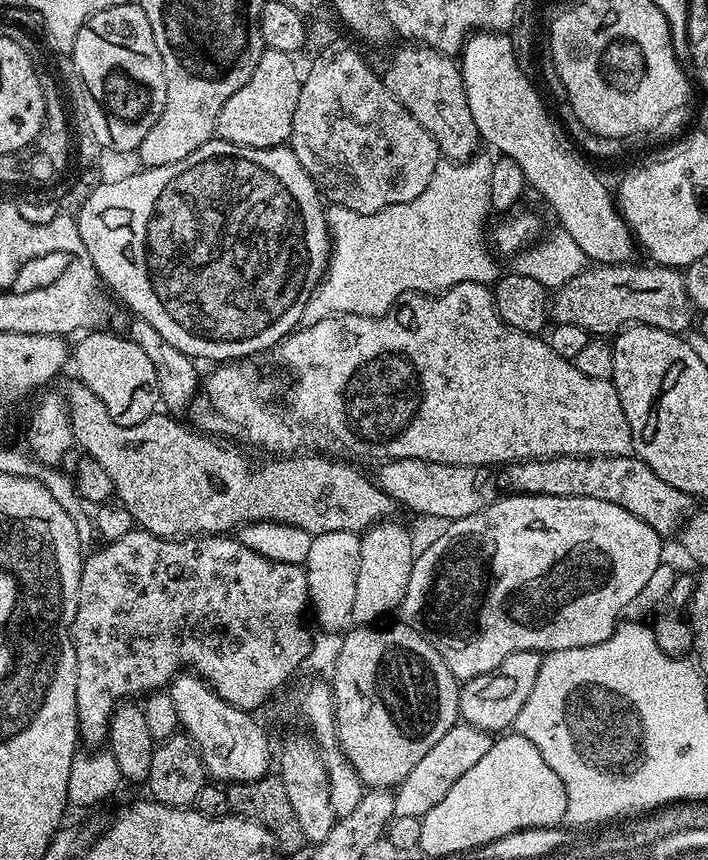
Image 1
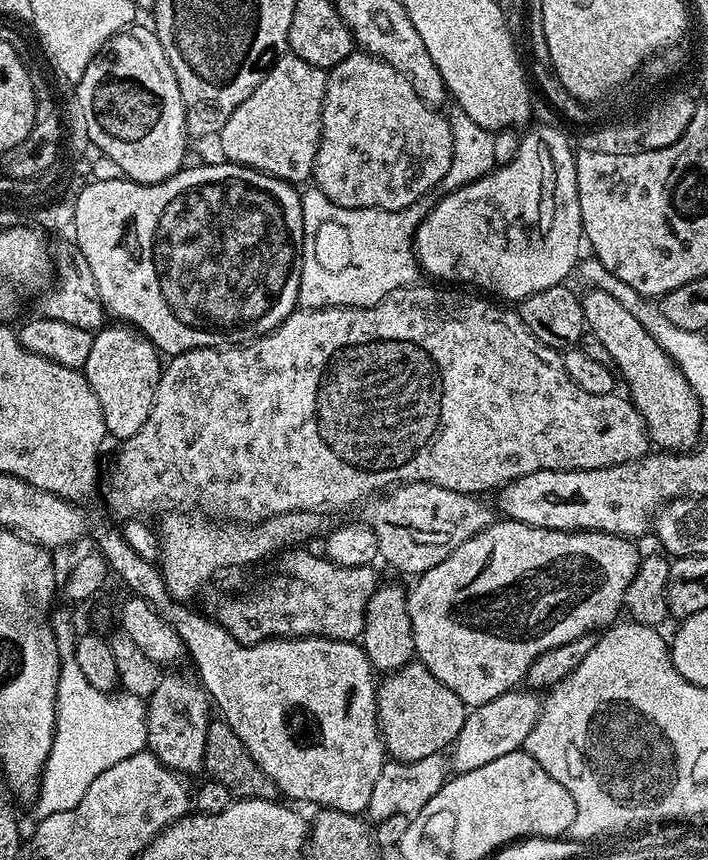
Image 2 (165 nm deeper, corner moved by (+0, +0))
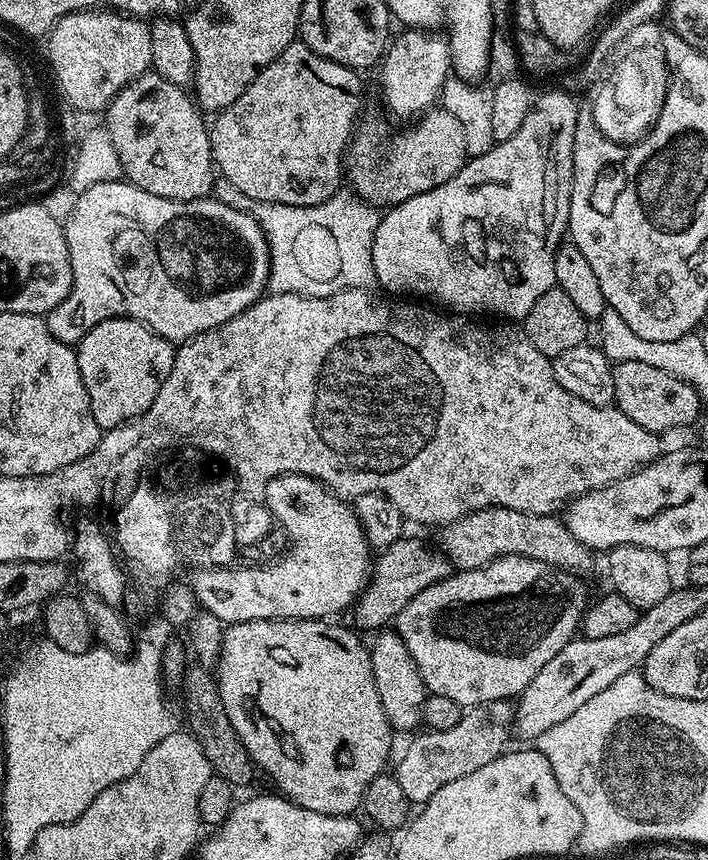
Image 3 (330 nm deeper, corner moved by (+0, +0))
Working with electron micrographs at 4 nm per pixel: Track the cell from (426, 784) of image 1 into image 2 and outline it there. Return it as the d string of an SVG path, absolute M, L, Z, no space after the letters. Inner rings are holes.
M513 690L486 702L482 706L471 709L464 717L464 725L458 734L455 744L451 745L450 768L453 773L478 770L478 766L486 766L486 762L494 762L494 758L502 758L502 754L519 752L524 747L530 730L534 730L534 722L538 722L542 700L535 691Z

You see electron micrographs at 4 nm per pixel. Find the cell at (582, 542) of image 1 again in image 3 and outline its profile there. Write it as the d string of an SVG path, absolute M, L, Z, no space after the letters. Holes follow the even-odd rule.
M499 556L497 560L490 561L486 566L481 568L466 568L463 570L453 571L452 575L447 576L442 582L434 582L434 586L426 586L418 598L410 598L406 606L396 615L394 621L394 631L406 642L406 650L410 650L410 658L418 662L418 670L424 679L425 689L431 695L450 698L458 702L461 709L467 710L475 708L477 704L489 704L495 700L512 700L519 697L530 686L530 682L577 635L580 620L584 617L584 609L590 603L590 595L584 589L584 584L579 575L571 572L563 572L560 568L550 568L546 562L538 562L534 558L522 558L521 556Z

